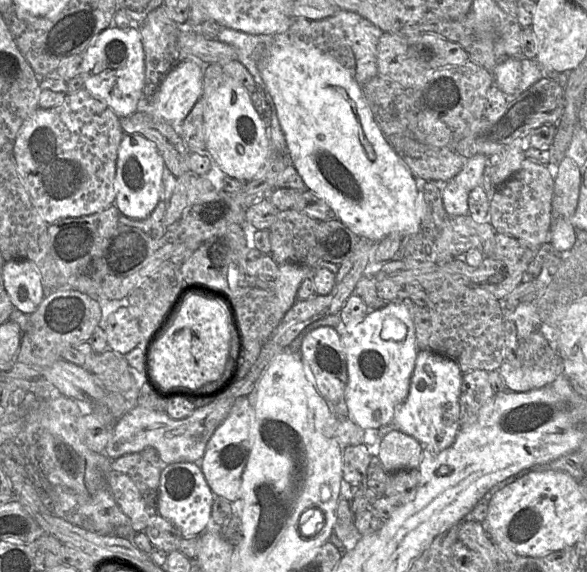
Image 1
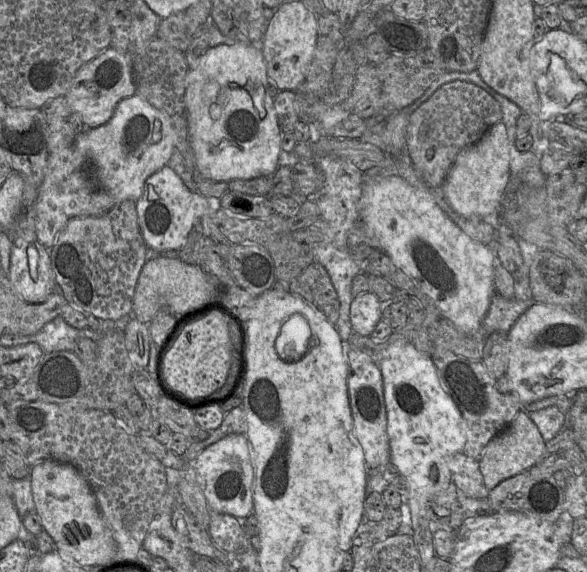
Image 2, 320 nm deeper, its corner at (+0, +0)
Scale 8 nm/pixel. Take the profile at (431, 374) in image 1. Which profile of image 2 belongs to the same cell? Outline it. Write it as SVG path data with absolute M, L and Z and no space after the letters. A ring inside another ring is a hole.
M464 451L459 452L450 458L449 469L451 482L456 485L460 494L472 498L487 498L489 490L485 486L477 460Z

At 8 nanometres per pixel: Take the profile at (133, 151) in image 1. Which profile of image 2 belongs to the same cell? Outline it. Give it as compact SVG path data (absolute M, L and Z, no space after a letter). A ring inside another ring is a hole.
M168 165L147 178L141 197L135 202L138 224L146 245L158 251L179 251L200 219L212 212L212 202L186 187Z

